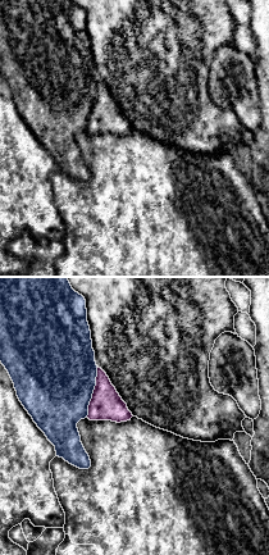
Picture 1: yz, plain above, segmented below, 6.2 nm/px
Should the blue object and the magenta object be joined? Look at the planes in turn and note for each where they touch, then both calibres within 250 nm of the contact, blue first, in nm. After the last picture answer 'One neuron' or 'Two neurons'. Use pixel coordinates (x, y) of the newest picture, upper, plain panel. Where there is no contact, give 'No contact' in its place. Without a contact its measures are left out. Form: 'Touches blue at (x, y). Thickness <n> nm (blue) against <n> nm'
Touches blue at (92, 105). Thickness 500 nm (blue) against 200 nm

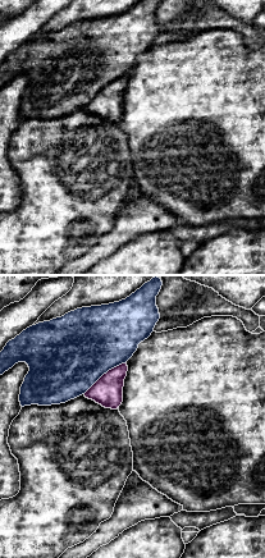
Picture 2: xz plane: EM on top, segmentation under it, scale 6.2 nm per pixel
Touches blue at (104, 86). Thickness 480 nm (blue) against 190 nm

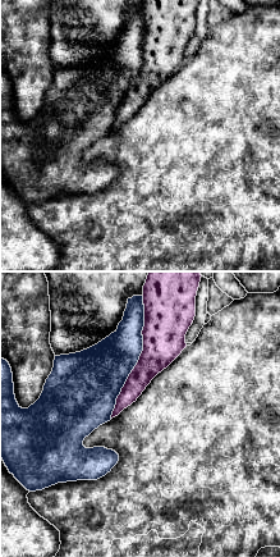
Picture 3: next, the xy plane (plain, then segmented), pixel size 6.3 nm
Touches blue at (140, 68). Thickness 320 nm (blue) against 280 nm

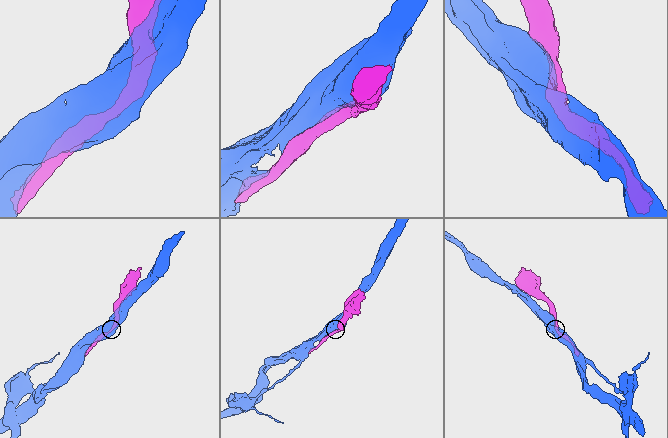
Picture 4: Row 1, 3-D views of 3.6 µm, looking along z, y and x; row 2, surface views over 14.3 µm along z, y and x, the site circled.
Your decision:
One neuron

